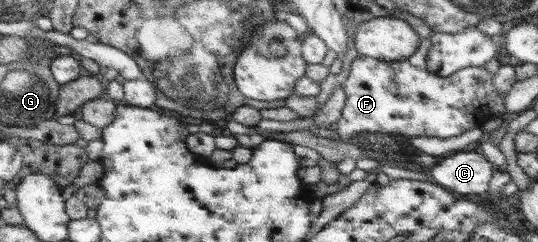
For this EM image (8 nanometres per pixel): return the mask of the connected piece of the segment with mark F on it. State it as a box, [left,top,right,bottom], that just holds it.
[330,38,505,142]

